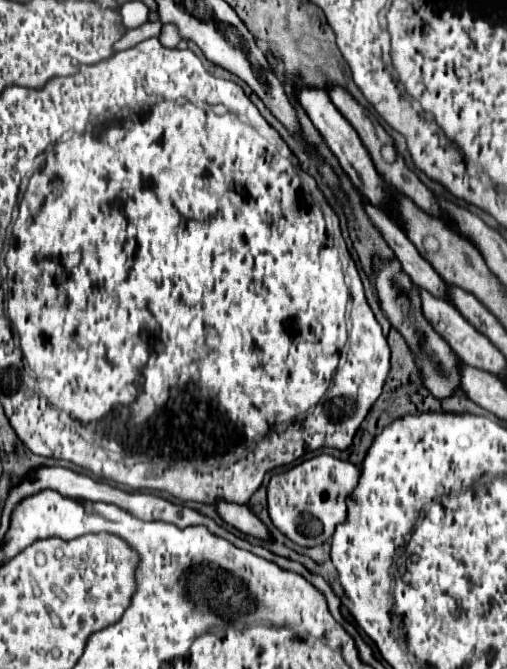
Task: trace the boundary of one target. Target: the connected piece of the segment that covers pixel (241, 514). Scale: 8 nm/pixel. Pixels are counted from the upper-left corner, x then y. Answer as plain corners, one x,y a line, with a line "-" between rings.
220,501
214,505
216,513
232,527
240,529
246,535
252,537
262,537
262,539
270,539
268,529
264,527
264,523
248,509
248,505
238,505
238,503
230,503
230,501

